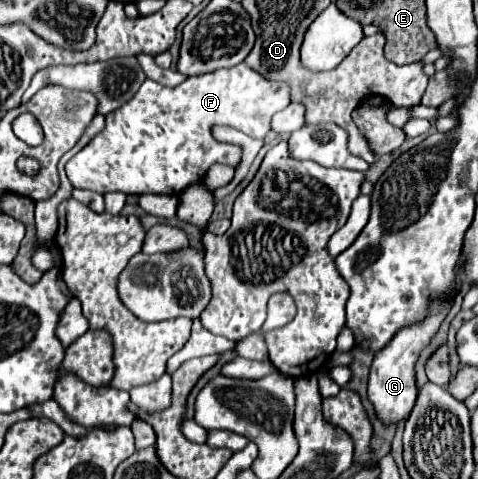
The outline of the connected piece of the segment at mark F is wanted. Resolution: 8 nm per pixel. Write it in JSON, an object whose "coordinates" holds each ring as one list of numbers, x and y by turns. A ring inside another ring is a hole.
{"coordinates":[[245,63,231,69,217,69,215,73,205,73,199,77,187,77,177,87,165,87,147,79,137,95,117,111,107,115,105,129,83,147,69,163,67,175,77,189,91,189,97,193,123,191,129,195,143,193,163,193,179,195,187,185,203,181,207,169,215,163,237,167,241,159,241,149,235,145,219,143,211,135,213,125,229,125,243,131,249,137,263,139,271,131,271,117,291,103,289,85,267,81,263,75,255,73]]}

